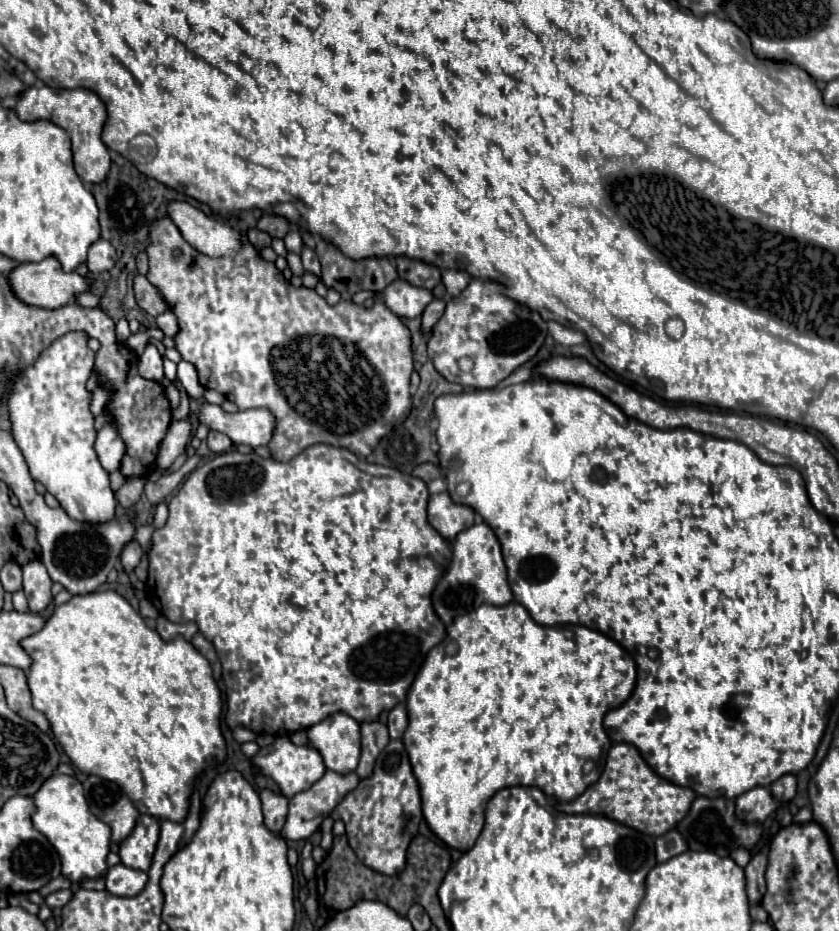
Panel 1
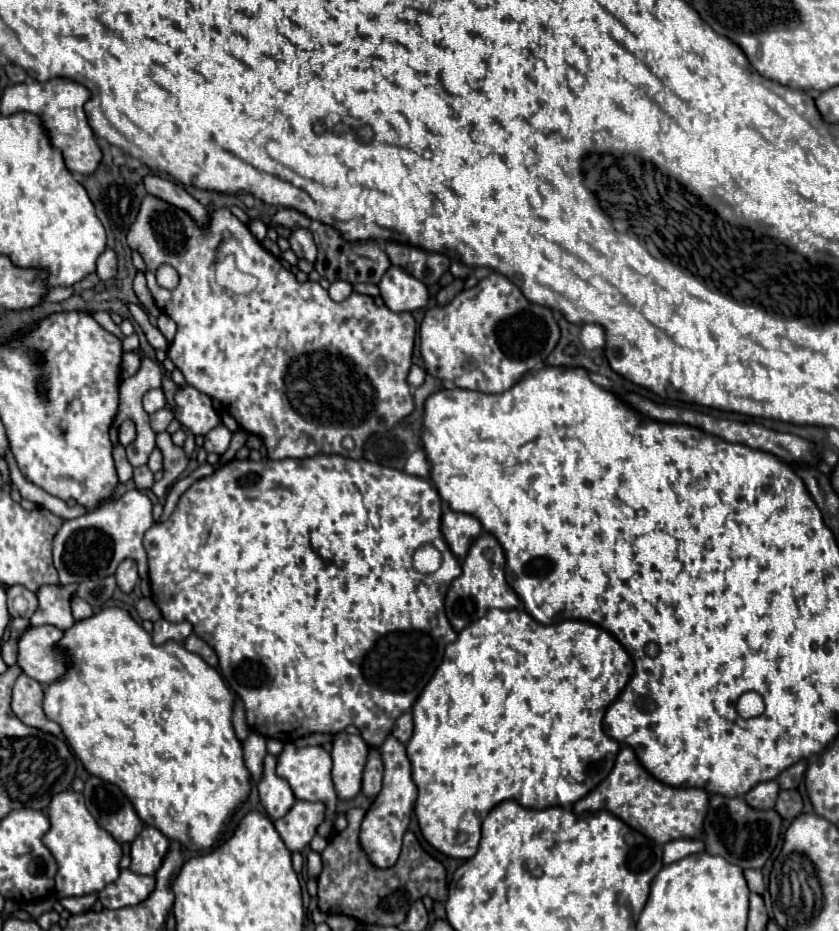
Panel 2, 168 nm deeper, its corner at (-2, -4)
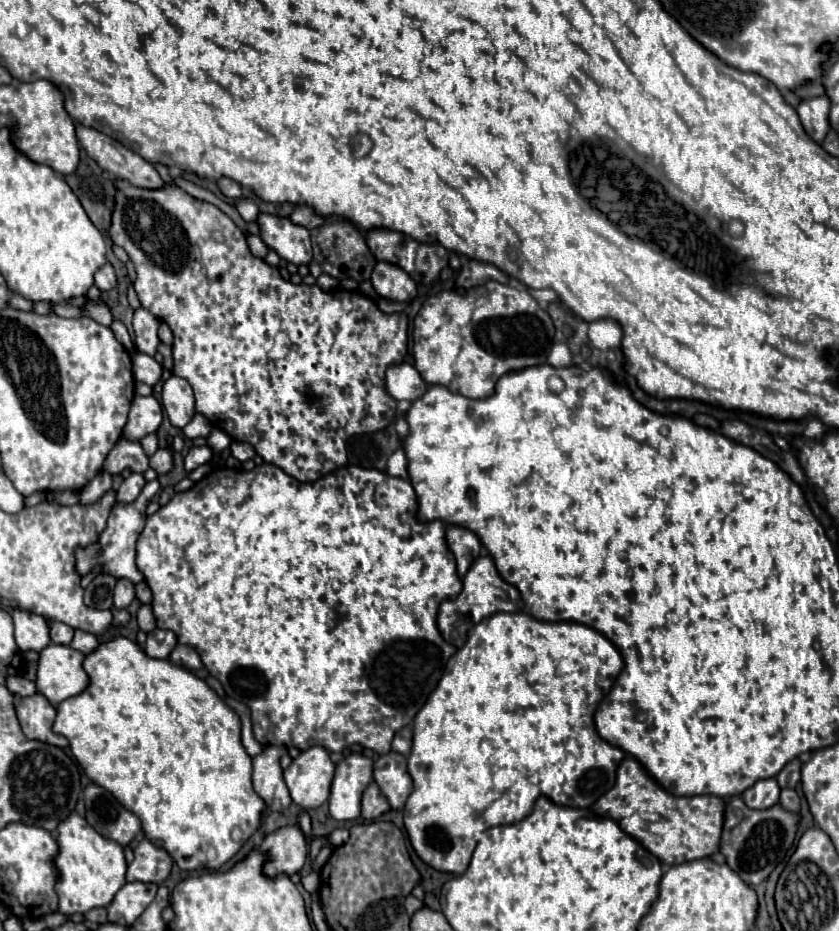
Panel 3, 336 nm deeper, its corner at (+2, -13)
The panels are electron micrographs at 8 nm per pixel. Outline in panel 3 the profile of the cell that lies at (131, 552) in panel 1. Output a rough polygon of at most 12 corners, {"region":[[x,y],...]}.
{"region":[[129,579],[115,585],[113,603],[125,609],[135,599],[135,587]]}

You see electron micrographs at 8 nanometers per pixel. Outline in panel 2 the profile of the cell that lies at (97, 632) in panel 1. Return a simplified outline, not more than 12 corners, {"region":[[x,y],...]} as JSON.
{"region":[[121,608],[43,710],[147,826],[209,850],[251,794],[221,674]]}

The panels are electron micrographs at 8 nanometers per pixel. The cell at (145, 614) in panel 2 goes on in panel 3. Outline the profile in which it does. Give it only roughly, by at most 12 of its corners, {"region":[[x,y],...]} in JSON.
{"region":[[141,605],[137,611],[139,629],[153,631],[155,617],[149,605]]}

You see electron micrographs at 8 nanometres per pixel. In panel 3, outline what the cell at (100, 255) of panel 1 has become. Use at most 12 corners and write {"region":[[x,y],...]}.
{"region":[[111,263],[95,273],[95,285],[101,291],[113,289],[117,283]]}

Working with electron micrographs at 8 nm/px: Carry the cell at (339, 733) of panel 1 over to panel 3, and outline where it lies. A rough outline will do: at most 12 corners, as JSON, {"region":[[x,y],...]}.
{"region":[[351,753],[335,767],[329,813],[357,819],[373,761]]}

